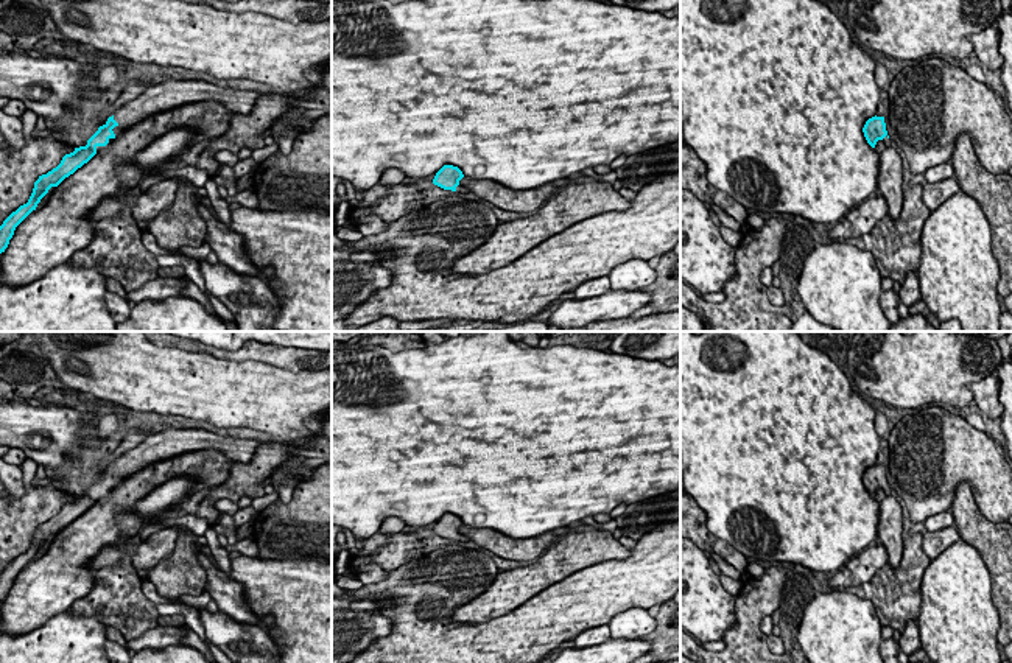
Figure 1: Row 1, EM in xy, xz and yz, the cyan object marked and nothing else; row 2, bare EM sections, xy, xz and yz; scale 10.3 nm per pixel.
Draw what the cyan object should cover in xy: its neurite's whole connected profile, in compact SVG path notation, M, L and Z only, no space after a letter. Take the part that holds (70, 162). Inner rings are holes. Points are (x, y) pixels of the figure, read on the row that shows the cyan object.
M167 79L148 87L140 96L117 109L114 115L109 117L107 121L87 140L86 146L75 148L73 153L62 157L56 168L39 176L34 182L28 202L12 212L0 226L0 254L8 247L16 227L33 210L36 210L37 204L48 193L48 190L51 187L58 187L65 177L87 163L125 129L137 125L153 114L198 101L216 101L237 114L249 115L255 101L262 95L263 93L252 90L221 87L202 79Z

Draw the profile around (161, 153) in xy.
M176 128L153 140L151 145L137 153L135 162L142 171L153 168L154 173L165 167L173 167L177 156L184 153L196 131L190 128Z

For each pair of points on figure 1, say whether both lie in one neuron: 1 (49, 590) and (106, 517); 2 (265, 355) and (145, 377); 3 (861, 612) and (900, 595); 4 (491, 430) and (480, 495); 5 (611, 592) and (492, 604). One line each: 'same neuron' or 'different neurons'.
1: same neuron
2: different neurons
3: different neurons
4: same neuron
5: different neurons

